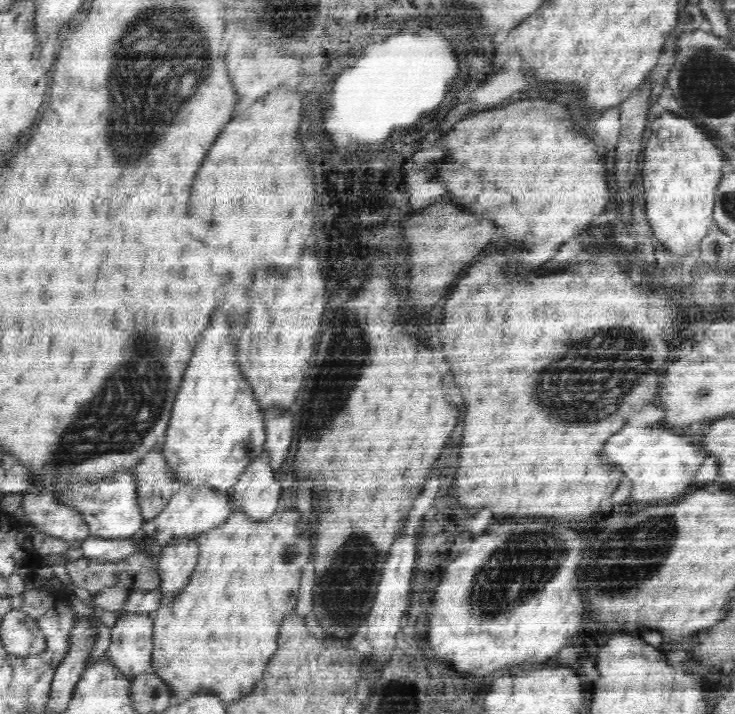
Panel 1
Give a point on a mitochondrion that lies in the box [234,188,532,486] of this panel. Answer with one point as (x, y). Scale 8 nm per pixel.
(346, 354)

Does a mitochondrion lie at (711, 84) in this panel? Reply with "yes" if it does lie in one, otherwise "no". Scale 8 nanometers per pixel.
yes

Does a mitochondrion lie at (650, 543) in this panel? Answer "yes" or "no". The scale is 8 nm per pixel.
yes

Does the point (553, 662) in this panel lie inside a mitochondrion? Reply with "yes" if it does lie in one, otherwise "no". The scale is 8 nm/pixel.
no

